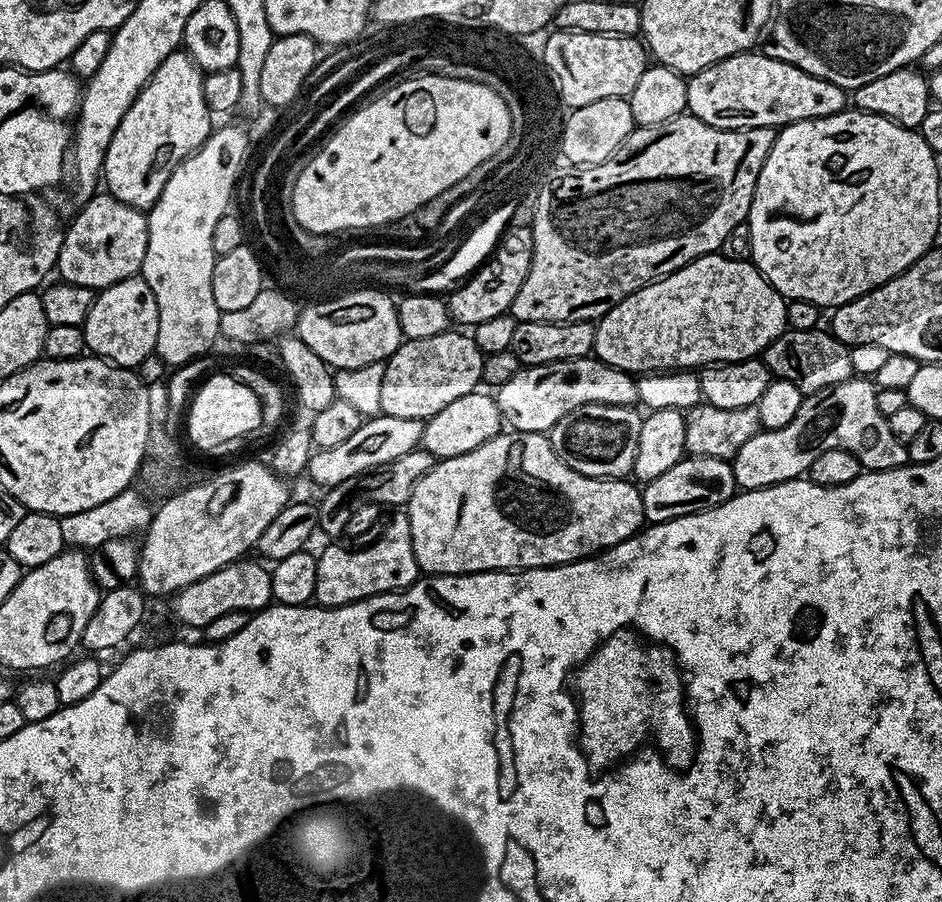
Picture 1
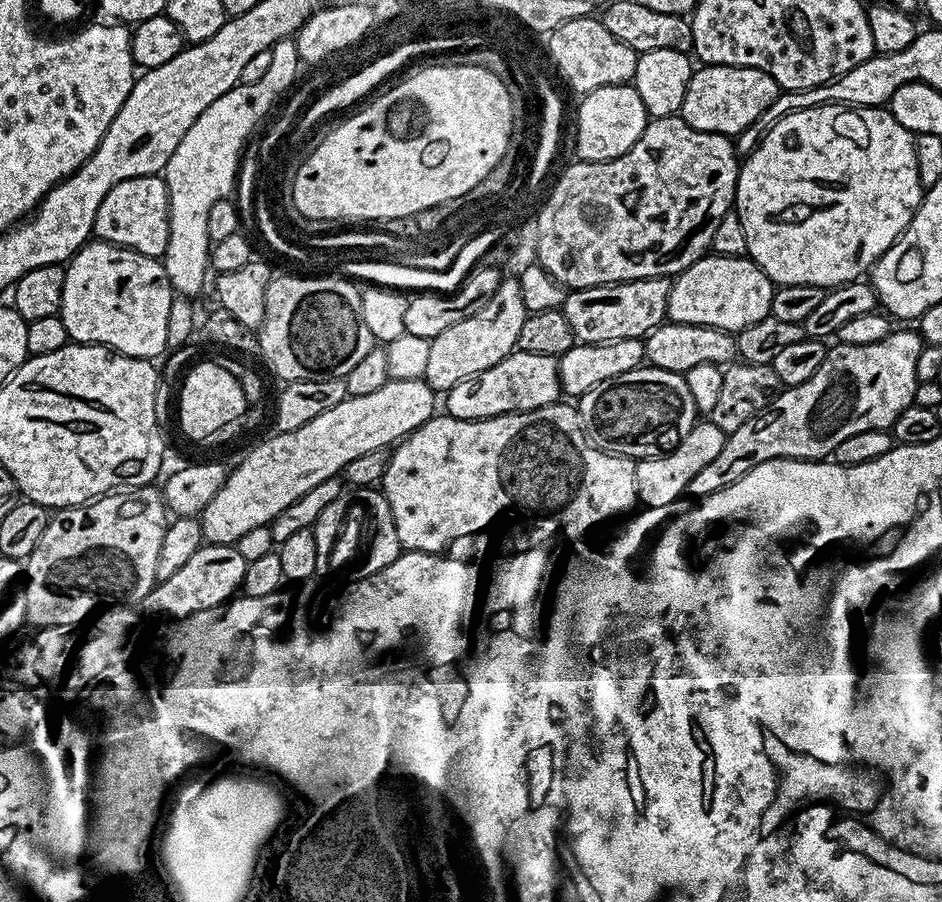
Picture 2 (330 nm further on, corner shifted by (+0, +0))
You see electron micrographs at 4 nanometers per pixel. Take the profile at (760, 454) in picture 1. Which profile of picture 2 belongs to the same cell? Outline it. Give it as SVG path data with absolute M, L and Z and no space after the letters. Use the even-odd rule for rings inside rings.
M893 330L882 342L870 342L870 346L846 346L836 342L828 348L826 358L806 382L785 387L775 402L765 408L750 422L738 426L738 430L727 433L722 451L711 460L692 481L687 495L692 498L709 496L745 476L754 466L771 460L823 460L831 457L833 450L845 438L853 434L862 434L862 430L888 430L902 414L902 410L914 403L914 390L917 386L916 363L918 354L925 343L919 331L900 332Z

